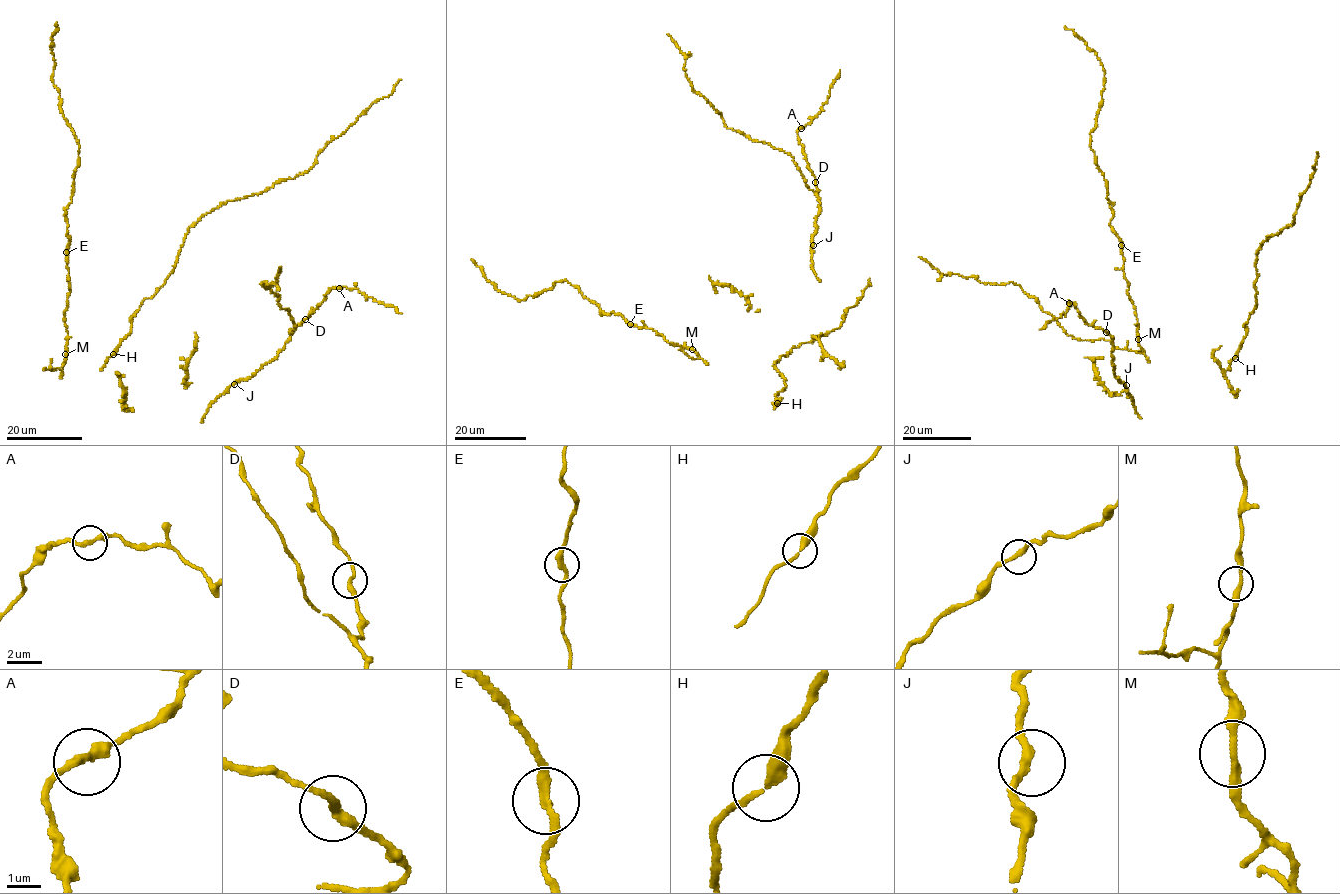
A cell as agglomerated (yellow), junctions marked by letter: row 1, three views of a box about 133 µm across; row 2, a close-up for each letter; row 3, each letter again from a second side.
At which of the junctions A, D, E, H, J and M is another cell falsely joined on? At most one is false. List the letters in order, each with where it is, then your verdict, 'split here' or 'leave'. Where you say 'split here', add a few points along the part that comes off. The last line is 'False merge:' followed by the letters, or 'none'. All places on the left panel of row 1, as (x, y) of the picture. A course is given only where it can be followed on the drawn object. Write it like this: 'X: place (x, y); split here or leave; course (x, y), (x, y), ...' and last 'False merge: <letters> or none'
A: place (339, 288); leave
D: place (305, 319); leave
E: place (66, 252); leave
H: place (113, 354); leave
J: place (234, 384); leave
M: place (65, 354); leave
False merge: none

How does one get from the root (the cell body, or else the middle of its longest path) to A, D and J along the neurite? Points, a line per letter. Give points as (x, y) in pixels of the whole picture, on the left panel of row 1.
A: (206, 410), (226, 389), (253, 375), (274, 358), (292, 330), (313, 313), (332, 288), (339, 288)
D: (206, 410), (226, 389), (253, 375), (274, 358), (292, 330), (305, 319)
J: (206, 410), (234, 384)

